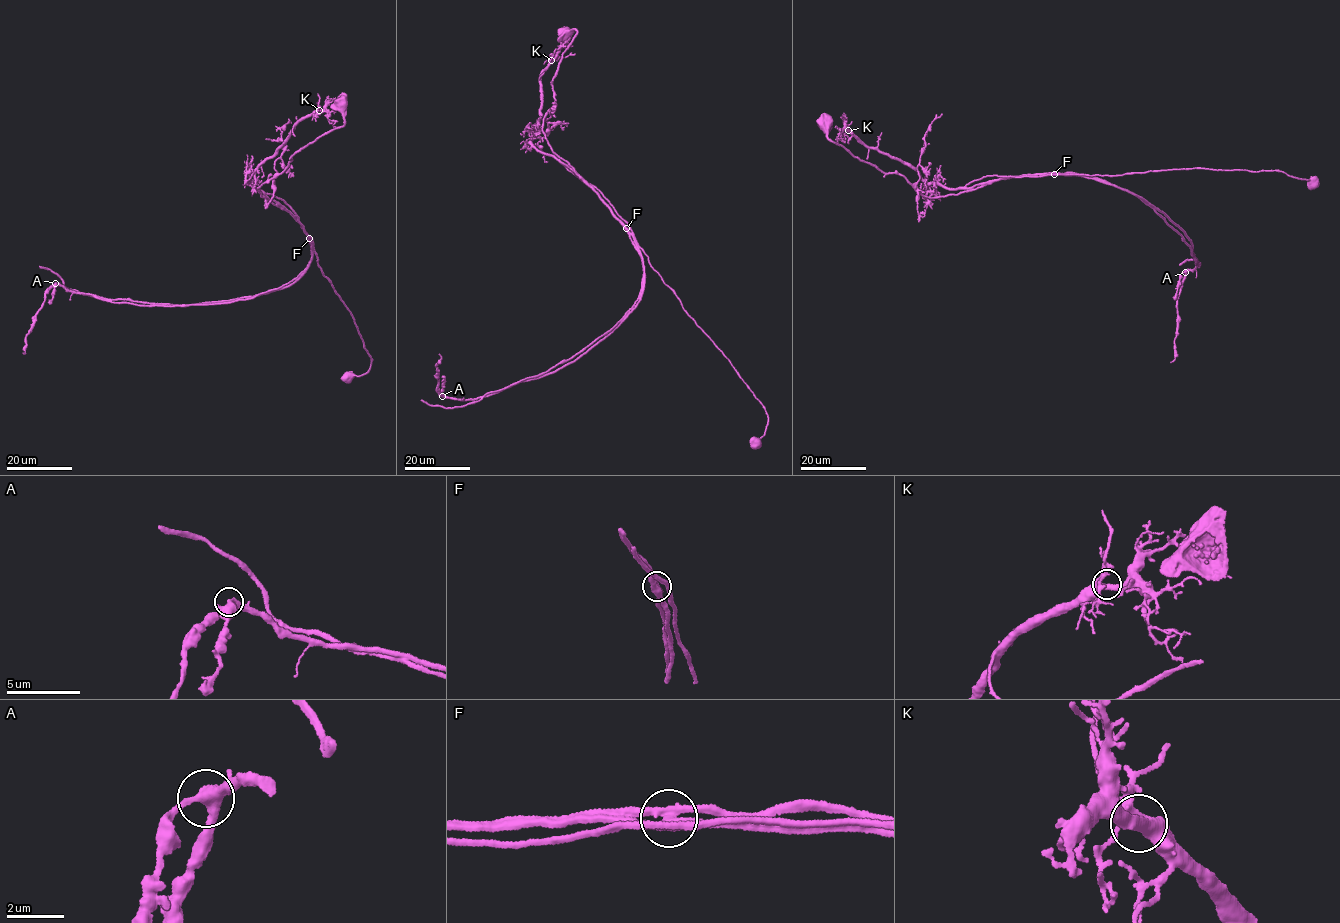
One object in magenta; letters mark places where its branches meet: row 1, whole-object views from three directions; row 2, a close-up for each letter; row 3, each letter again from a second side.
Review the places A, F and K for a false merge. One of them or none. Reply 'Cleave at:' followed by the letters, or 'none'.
Cleave at: F

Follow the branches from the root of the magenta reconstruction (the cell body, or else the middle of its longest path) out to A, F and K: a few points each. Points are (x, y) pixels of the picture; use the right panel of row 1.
A: (826, 125), (827, 138), (933, 198), (1027, 174), (1108, 182), (1182, 236), (1197, 263), (1185, 272)
F: (826, 125), (827, 138), (883, 172), (905, 176), (925, 196), (945, 197), (1027, 174), (1054, 174)
K: (826, 125), (827, 138), (923, 195), (982, 186), (923, 182), (848, 130)

